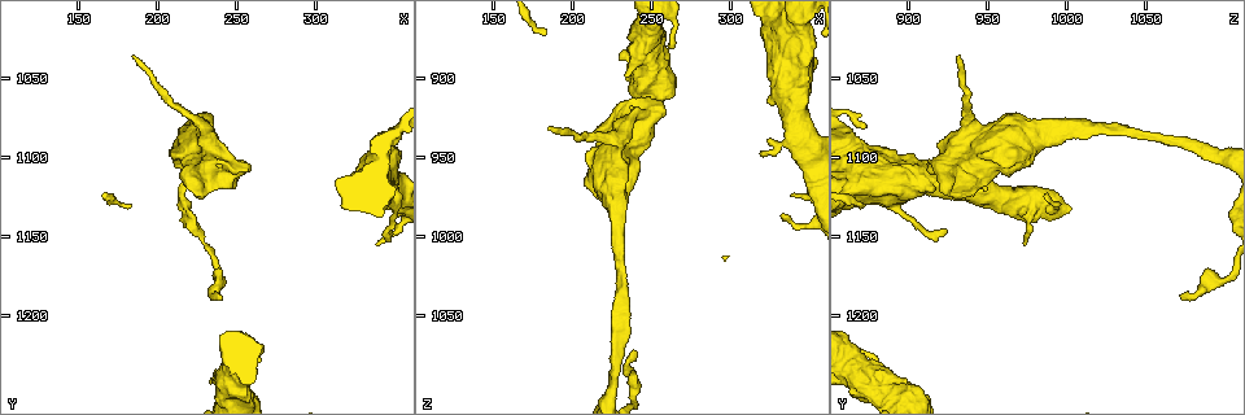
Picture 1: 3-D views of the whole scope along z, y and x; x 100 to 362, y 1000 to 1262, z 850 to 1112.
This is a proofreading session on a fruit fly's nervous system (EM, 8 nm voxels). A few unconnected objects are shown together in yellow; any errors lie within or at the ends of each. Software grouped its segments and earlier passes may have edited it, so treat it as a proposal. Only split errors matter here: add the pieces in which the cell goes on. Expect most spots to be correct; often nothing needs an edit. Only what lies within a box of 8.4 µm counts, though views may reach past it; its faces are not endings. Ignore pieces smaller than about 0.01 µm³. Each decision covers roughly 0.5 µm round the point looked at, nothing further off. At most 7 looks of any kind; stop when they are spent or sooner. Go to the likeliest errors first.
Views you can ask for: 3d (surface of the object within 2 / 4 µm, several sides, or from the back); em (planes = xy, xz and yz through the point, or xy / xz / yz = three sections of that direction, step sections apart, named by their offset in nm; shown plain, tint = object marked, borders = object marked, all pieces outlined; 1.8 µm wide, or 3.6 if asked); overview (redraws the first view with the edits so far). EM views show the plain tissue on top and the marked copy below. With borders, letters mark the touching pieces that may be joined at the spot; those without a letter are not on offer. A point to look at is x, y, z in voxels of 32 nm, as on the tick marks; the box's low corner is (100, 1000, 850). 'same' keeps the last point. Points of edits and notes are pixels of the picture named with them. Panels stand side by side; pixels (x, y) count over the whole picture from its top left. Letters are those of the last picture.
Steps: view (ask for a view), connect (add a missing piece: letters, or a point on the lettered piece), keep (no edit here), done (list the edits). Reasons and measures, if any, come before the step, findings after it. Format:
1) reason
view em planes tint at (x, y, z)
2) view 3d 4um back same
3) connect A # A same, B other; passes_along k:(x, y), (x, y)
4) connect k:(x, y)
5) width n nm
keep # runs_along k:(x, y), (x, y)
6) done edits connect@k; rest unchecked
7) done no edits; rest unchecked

free end
view em xy step 4 borders at (260, 1230, 878)

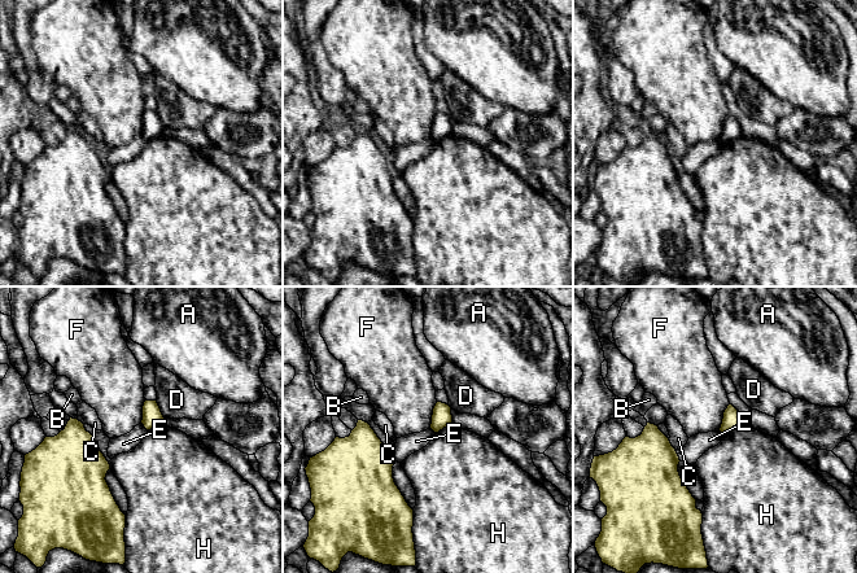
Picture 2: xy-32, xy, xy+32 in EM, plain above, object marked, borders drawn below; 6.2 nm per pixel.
cut it another way
view em planes borders same

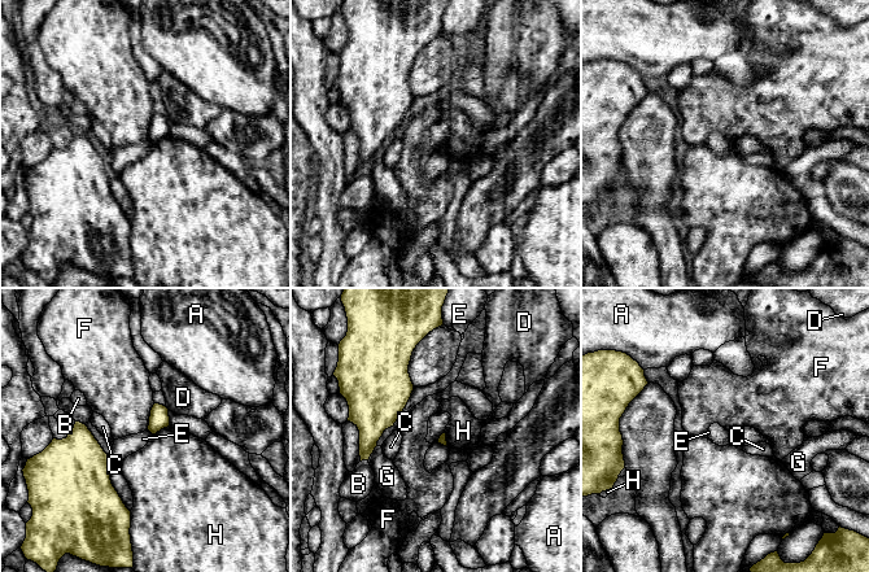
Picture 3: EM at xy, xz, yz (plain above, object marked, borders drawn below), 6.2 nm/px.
longest_contact F 170 nm
keep # A other, B other, C other, D other, E other, F other, G other, H other; border 3:(108, 455), (113, 462); no lettered piece goes on from it

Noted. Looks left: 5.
branch stops here
view 3d 2um at (240, 1186, 1074)

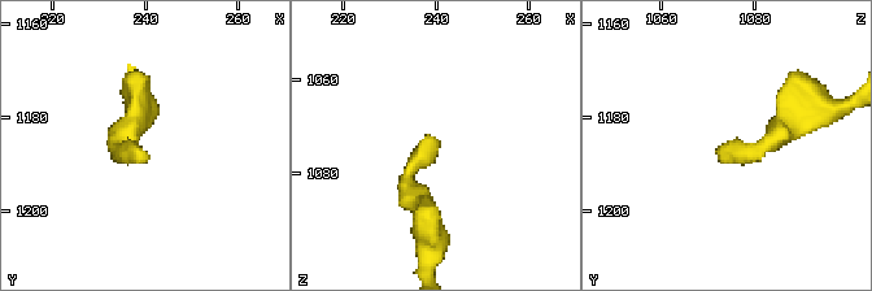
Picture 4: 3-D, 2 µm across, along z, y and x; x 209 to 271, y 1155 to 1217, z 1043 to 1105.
need the tissue
view em 3.6um xz step 8 tint at (240, 1188, 1073)

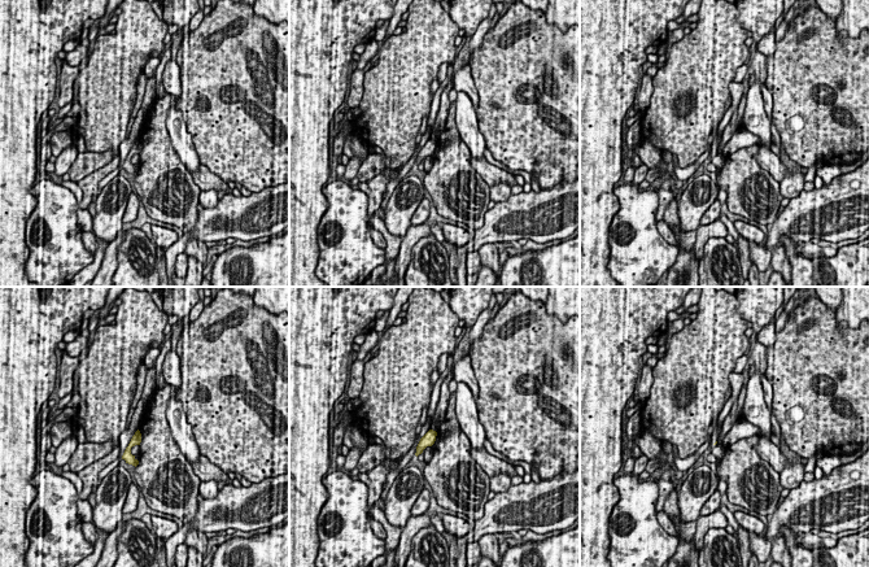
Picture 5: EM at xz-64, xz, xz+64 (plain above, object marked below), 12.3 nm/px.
cut it another way
view em 3.6um planes borders same

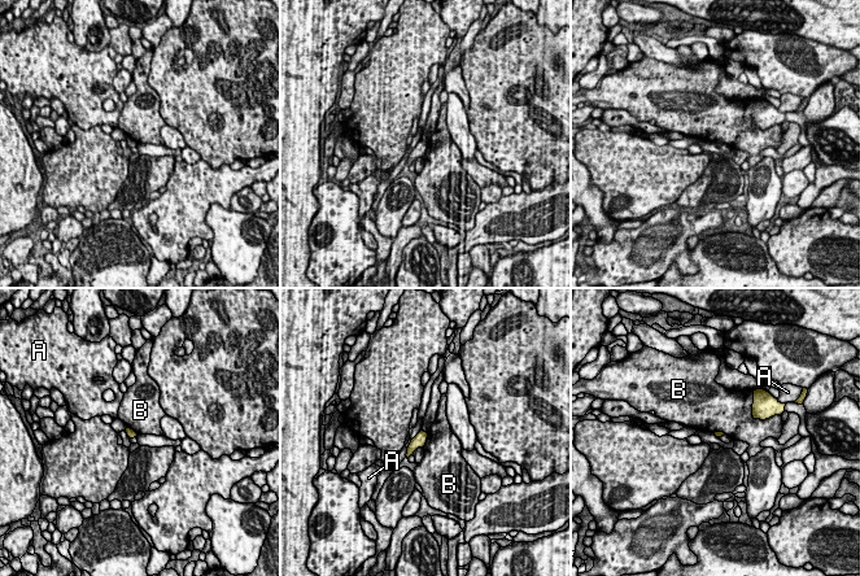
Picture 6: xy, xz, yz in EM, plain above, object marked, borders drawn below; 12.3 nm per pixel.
keep # A other, B other; none of them fits

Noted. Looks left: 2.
an open end
view em planes borders at (238, 1090, 920)

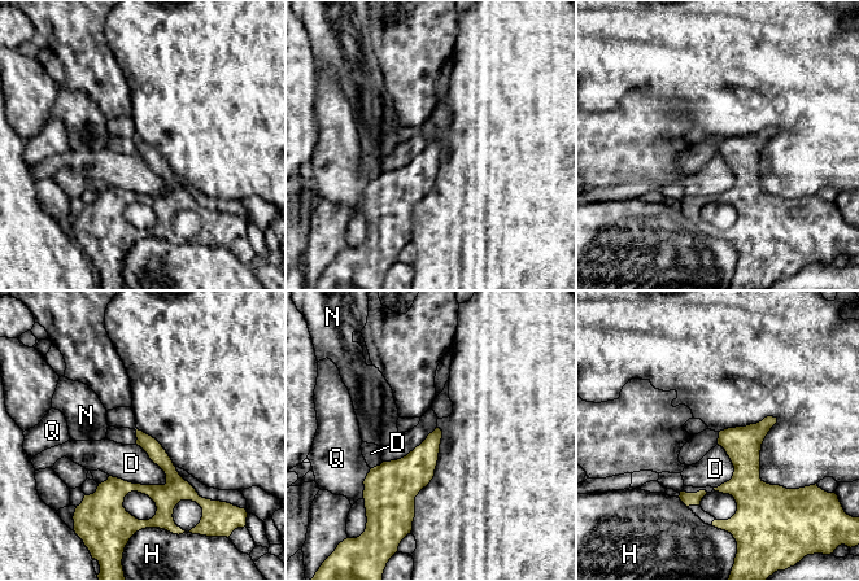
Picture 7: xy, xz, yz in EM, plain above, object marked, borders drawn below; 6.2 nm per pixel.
keep # D other, H other, N other, Q other; runs_along 7:(770, 419), (746, 444), (741, 511); no lettered piece goes on from it

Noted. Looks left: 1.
done no edits; rest unchecked

